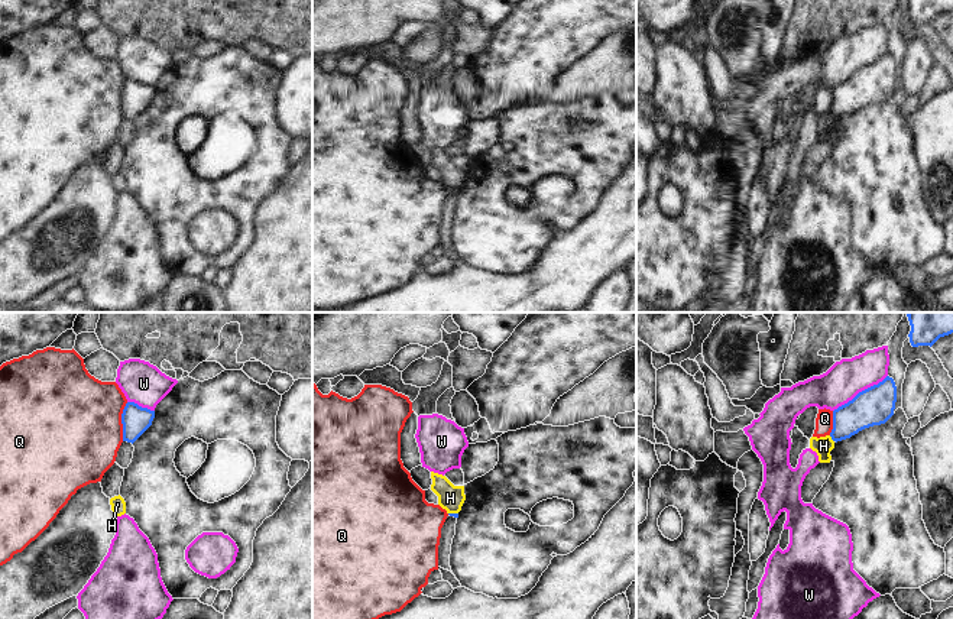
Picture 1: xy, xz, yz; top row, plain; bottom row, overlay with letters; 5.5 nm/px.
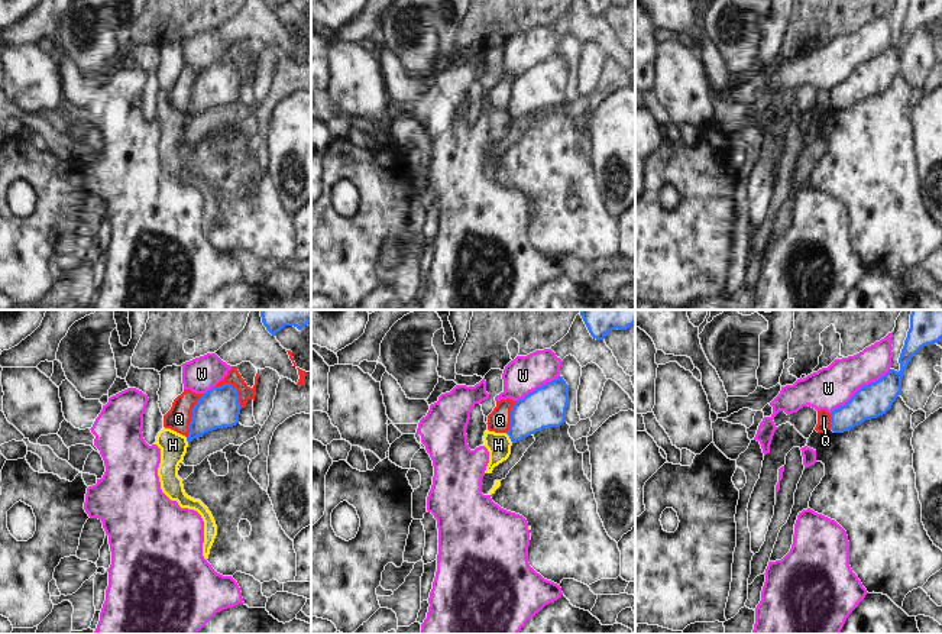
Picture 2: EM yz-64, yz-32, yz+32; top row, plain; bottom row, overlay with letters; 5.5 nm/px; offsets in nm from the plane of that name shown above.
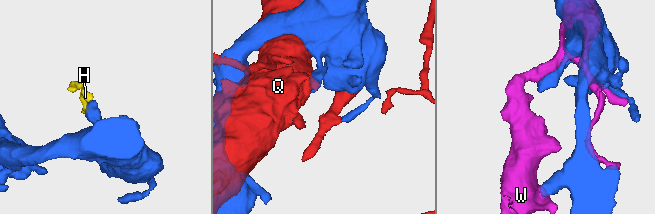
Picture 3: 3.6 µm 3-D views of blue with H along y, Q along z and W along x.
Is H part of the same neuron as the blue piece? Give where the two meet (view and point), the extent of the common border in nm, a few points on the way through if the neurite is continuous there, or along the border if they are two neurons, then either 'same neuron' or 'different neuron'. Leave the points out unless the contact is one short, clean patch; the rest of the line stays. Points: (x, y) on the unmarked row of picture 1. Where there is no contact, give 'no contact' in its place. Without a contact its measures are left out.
yz (832, 114) | 50 nm | along yz (829, 112), (833, 117) | different neuron

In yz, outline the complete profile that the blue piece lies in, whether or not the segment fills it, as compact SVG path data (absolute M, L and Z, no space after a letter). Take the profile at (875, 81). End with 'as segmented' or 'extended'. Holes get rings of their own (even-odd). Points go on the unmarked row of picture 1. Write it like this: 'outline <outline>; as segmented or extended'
outline M886 52L833 87L832 116L837 119L865 104L885 100L894 91L895 78L897 62L894 55Z; as segmented

